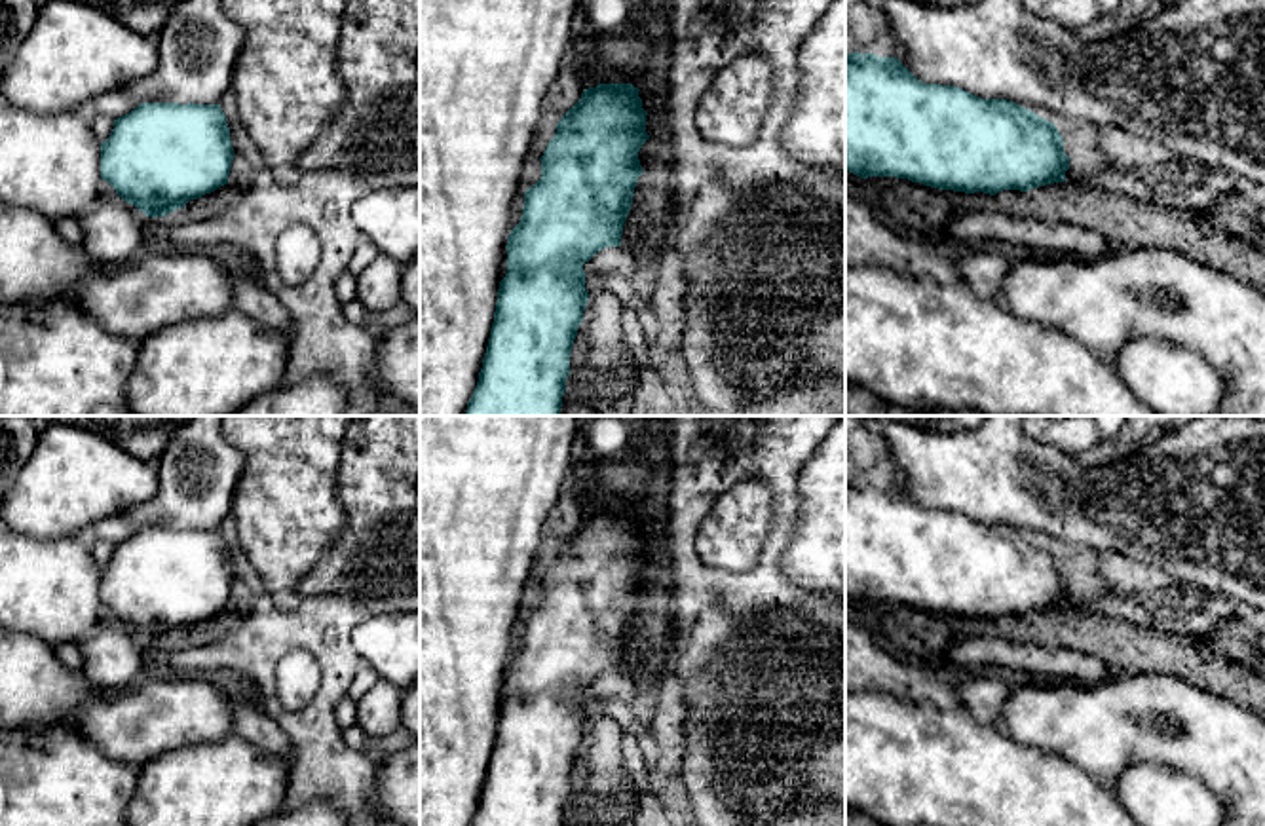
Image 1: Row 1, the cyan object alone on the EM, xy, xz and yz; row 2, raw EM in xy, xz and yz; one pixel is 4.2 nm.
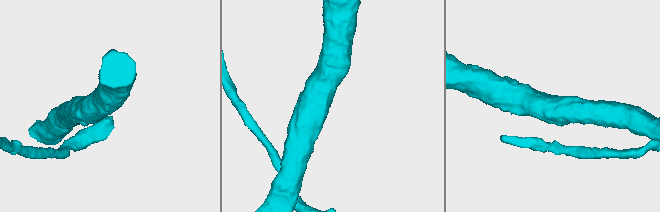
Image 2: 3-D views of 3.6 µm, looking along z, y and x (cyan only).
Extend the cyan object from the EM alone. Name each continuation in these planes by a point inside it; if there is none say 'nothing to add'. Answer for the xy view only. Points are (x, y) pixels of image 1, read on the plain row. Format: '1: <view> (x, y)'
nothing to add

